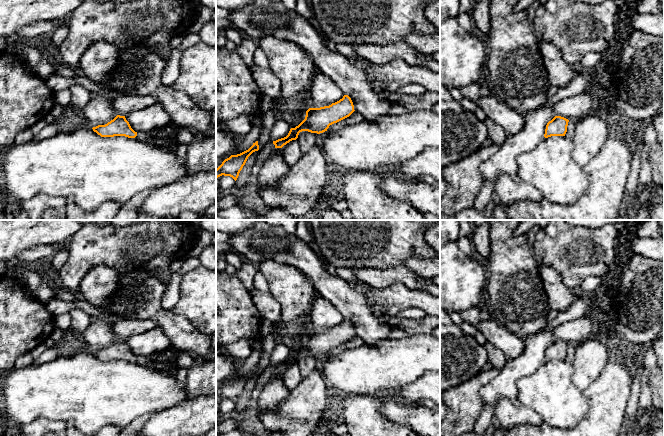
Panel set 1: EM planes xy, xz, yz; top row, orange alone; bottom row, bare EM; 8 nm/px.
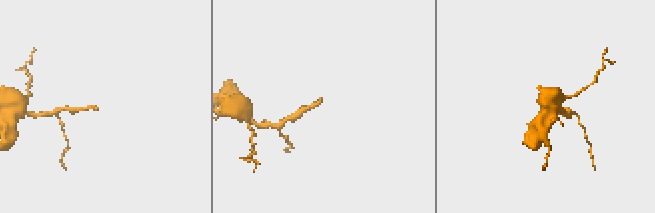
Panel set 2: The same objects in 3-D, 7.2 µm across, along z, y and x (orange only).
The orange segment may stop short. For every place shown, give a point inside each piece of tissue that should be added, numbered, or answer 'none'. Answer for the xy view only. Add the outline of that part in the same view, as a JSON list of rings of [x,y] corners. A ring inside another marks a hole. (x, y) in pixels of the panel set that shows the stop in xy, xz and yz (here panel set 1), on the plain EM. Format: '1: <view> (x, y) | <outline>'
1: xy (161, 363) | [[[156,352],[155,355],[155,361],[153,361],[149,356],[137,356],[136,362],[165,373],[176,374],[177,367],[171,365],[168,358],[163,353]]]

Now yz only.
none

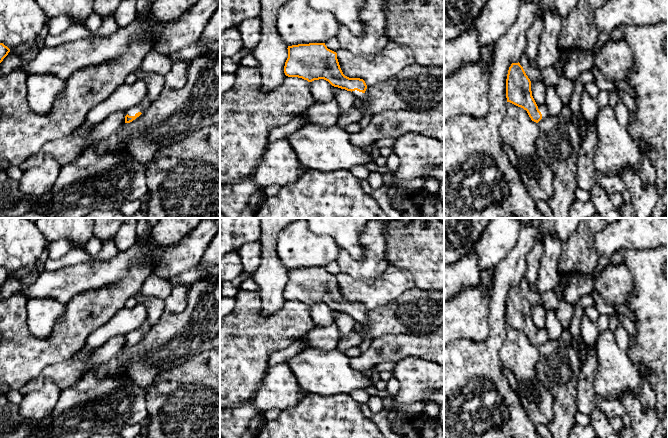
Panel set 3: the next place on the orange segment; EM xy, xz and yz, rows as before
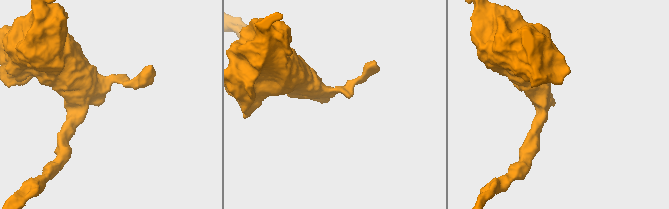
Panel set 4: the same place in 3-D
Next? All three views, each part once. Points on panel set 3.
1: xy (141, 331) | [[[145,321],[140,327],[126,334],[126,337],[129,340],[135,340],[135,338],[138,336],[145,336],[149,332],[150,328],[150,323],[148,321]]]

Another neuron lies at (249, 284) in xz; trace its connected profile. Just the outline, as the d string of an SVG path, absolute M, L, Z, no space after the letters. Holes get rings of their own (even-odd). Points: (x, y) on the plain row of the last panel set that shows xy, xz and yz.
M247 278L244 280L239 288L240 290L258 291L258 285L253 280L253 278Z

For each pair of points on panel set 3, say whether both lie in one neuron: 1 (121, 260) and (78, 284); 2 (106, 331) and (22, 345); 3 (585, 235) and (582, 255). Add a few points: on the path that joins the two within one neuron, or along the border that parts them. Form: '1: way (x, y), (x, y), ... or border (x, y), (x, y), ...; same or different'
1: way (110, 271), (89, 275); same
2: border (109, 320), (97, 327), (76, 353); different
3: way (582, 240), (582, 250); same

